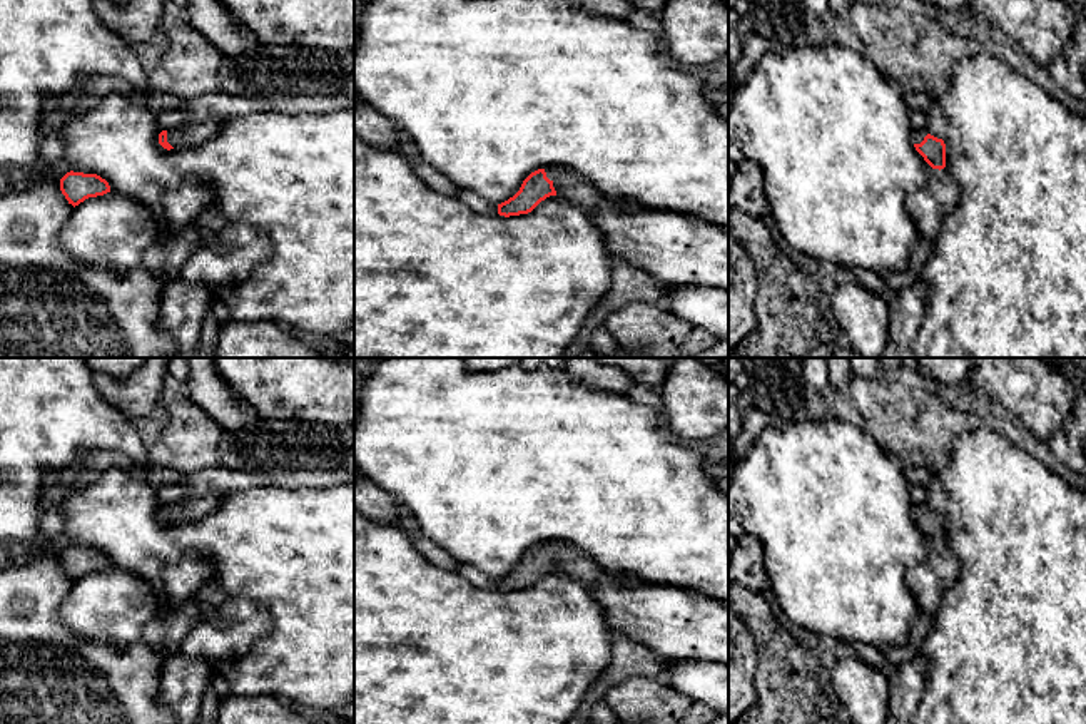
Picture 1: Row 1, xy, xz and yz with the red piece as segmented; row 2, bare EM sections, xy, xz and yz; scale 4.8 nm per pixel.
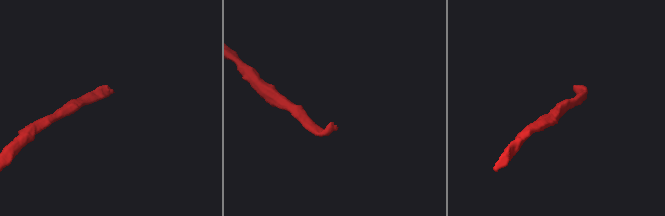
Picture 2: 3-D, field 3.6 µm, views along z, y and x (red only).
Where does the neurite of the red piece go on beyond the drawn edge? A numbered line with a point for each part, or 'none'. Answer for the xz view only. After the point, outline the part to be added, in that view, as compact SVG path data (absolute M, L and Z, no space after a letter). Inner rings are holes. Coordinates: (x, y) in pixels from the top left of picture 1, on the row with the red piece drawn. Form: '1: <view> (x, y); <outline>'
1: xz (567, 183); M545 167L546 177L553 182L558 196L576 204L588 216L601 206L628 211L645 207L632 197L618 197L601 192L593 184L581 179L575 171L566 167Z

